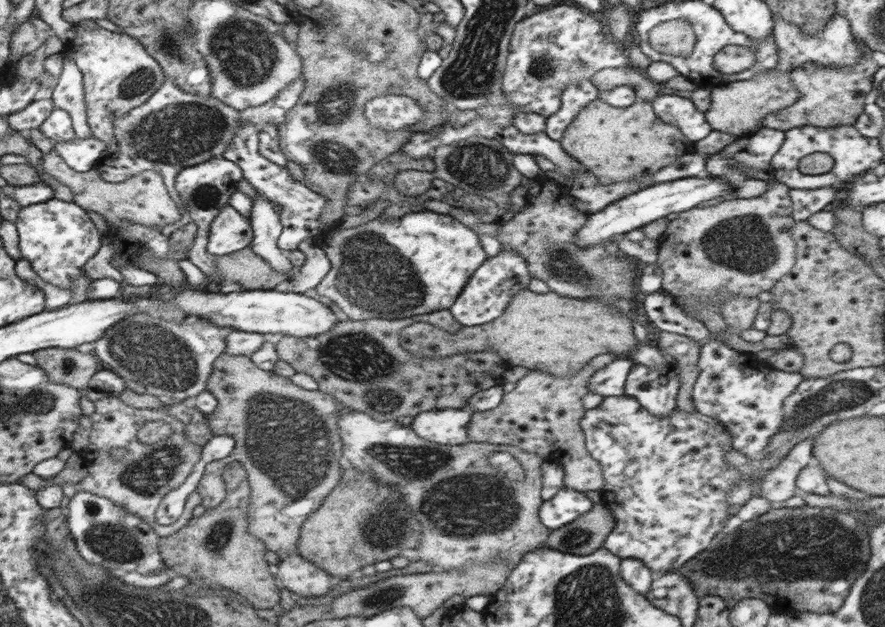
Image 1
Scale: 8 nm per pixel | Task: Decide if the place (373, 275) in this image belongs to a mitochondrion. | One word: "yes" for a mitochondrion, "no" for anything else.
yes

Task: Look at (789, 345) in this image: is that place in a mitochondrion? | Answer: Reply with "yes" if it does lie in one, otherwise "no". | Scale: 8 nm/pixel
no

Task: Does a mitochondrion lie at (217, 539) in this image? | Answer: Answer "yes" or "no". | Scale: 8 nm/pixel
yes

